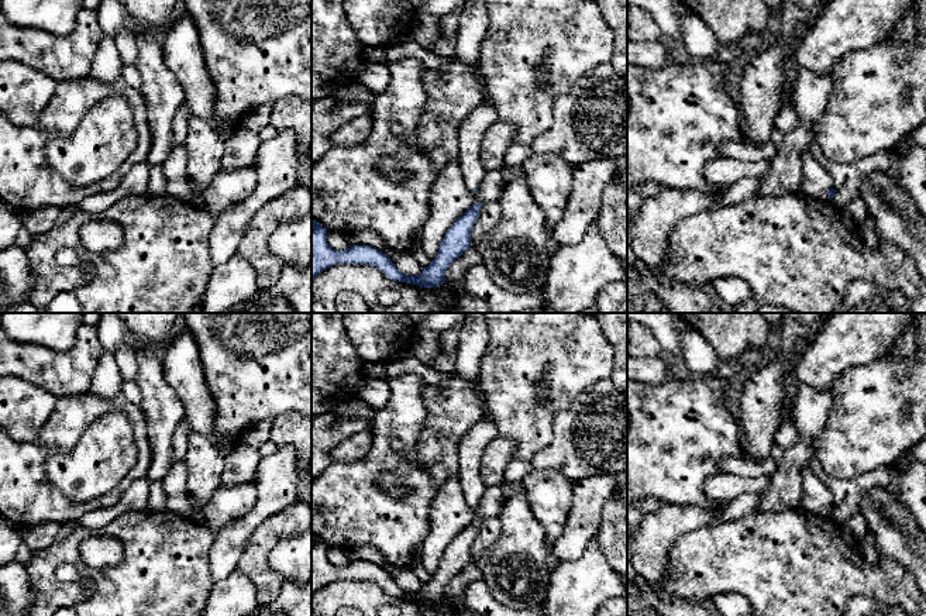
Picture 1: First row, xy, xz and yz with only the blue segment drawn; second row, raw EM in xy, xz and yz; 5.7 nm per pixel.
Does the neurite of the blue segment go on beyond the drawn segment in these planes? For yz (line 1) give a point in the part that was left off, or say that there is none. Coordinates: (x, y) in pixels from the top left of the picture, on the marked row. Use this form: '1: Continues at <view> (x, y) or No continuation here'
1: No continuation here

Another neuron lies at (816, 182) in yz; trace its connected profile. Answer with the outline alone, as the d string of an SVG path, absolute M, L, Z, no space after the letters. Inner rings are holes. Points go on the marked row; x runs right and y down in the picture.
M810 152L802 156L801 193L809 197L829 202L829 190L833 187L833 178Z

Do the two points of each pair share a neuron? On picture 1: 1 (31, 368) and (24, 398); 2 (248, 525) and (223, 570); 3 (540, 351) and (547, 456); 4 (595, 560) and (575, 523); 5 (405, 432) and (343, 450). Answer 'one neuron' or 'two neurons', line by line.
1: two neurons
2: one neuron
3: two neurons
4: two neurons
5: two neurons

